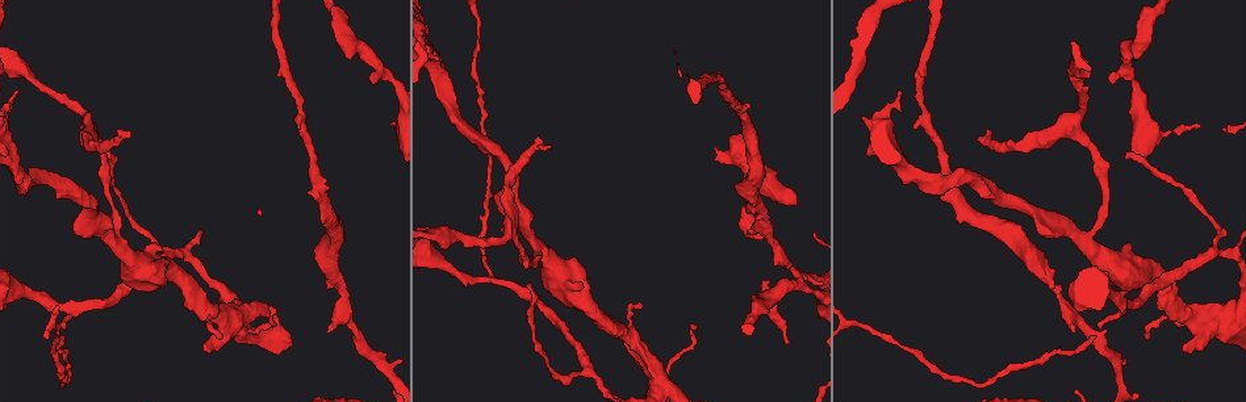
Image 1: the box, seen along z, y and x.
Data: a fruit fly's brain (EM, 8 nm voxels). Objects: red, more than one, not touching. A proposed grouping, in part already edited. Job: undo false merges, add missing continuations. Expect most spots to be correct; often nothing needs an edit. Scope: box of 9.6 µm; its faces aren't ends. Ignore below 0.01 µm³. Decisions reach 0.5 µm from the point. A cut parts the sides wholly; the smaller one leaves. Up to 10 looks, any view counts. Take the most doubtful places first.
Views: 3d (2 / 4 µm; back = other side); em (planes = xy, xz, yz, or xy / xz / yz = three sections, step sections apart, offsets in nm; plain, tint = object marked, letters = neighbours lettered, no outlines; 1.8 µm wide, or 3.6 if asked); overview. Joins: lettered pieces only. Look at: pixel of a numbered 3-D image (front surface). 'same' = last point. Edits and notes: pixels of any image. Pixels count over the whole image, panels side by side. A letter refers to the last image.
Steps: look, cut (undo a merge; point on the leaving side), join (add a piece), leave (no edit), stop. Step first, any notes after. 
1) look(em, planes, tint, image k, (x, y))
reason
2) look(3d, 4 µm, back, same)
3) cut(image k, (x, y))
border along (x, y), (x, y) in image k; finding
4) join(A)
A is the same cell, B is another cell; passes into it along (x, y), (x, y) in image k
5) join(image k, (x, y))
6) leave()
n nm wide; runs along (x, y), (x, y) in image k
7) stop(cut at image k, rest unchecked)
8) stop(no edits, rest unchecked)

look(3d, 2 µm, image 1, (1110, 78))
free end

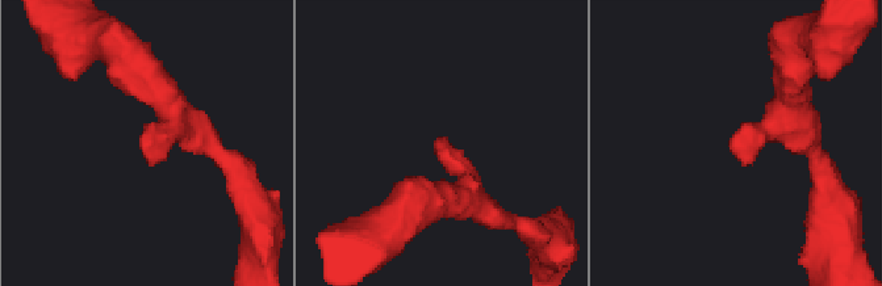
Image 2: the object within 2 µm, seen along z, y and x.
look(em, planes, plain, image 2, (143, 150))

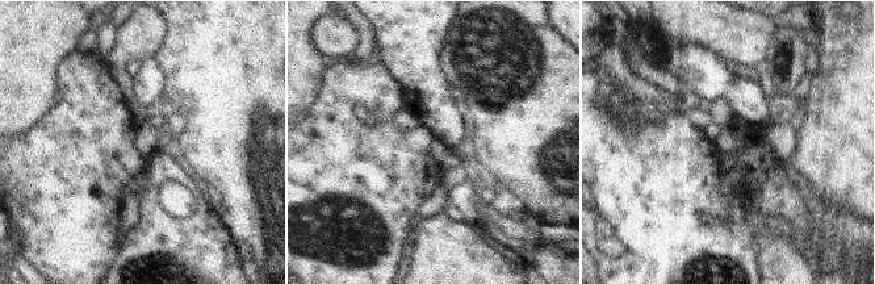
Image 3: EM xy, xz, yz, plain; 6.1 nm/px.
look(em, planes, letters, same)

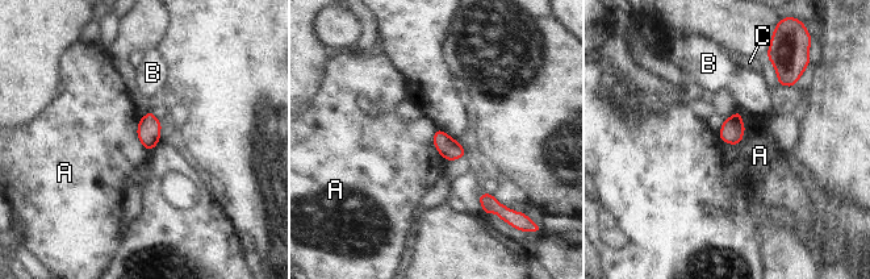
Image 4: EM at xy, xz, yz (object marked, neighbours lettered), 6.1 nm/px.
leave()
A, B and C are other cells; border along (743, 112), (743, 138), (723, 142) in image 4; no lettered piece goes on from it

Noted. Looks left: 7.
look(3d, 2 µm, image 1, (750, 232))
branch stops here

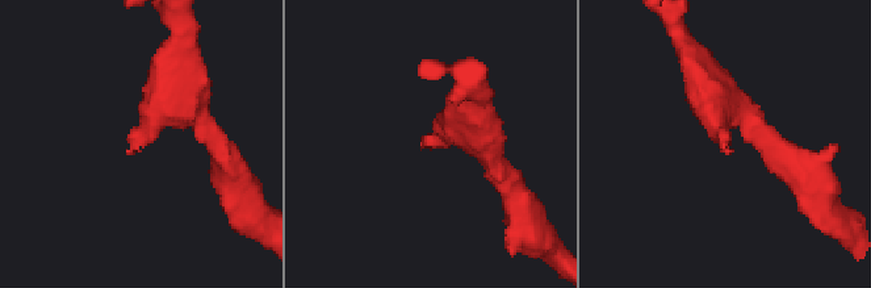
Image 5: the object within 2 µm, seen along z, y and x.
look(em, xy, step 4, letters, image 5, (731, 154))

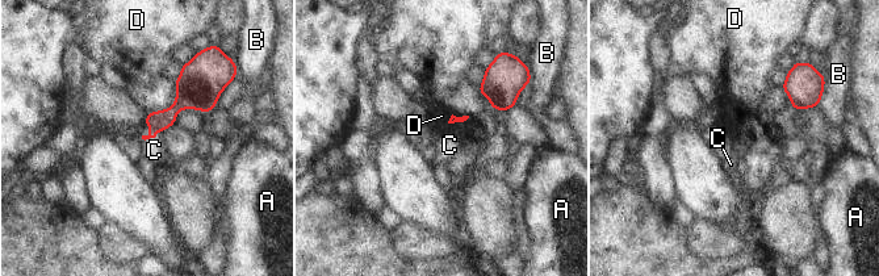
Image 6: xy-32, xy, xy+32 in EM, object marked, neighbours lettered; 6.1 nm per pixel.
look(em, planes, letters, same)

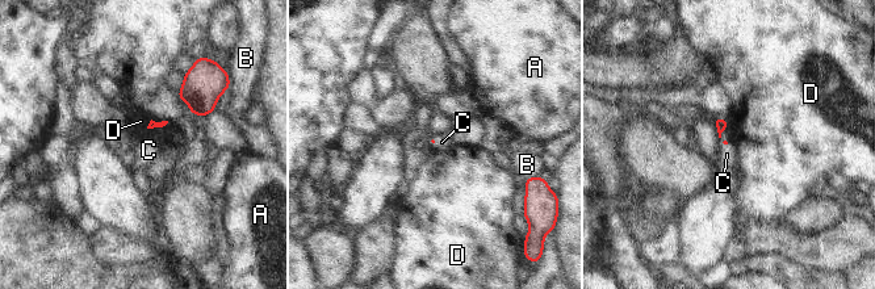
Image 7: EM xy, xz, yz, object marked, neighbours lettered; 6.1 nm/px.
leave()
D touches over 150 nm; A, B, C and D are other cells; border along (727, 129), (719, 138) in image 7; none of them fits

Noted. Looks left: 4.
look(em, xz, step 4, letters, image 1, (129, 134))

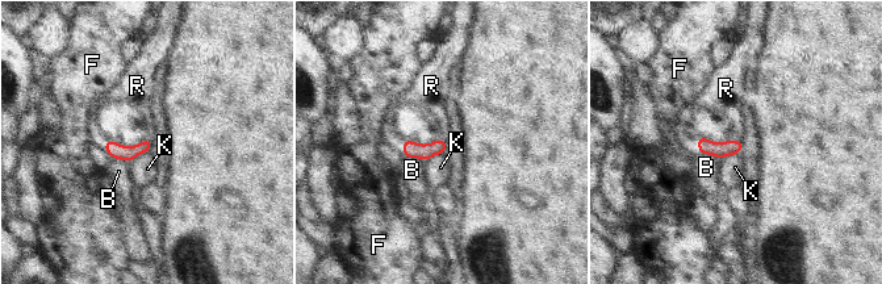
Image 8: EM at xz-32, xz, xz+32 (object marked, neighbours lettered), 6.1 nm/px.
join(R)
R is the same cell, B, F and K are other cells; passes into it along (705, 146), (736, 141), (727, 101) in image 8; it goes on there

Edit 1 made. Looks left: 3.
look(3d, 4 µm, image 1, (204, 346))
stops while still wide

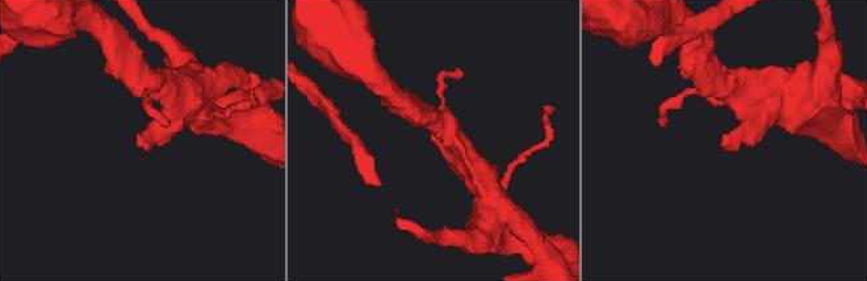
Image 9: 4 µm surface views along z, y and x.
look(em, planes, letters, image 9, (724, 144))
need the tissue

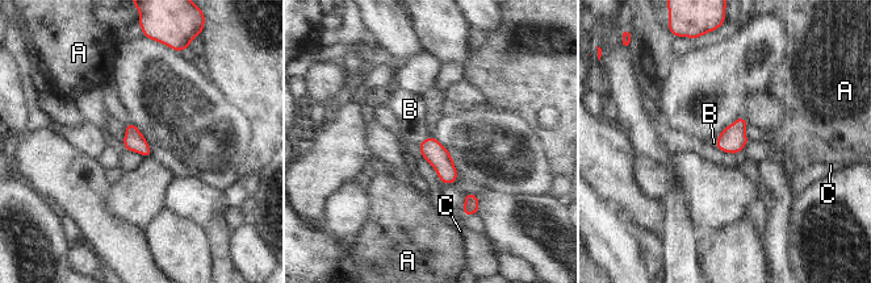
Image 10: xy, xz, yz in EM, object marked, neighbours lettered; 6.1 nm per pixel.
join(B)
B is the same cell, A and C are other cells; passes into it along (439, 157), (424, 140), (410, 109) in image 10; it goes on there

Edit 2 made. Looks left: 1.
stop(join at image 8, join at image 10, rest unchecked)

